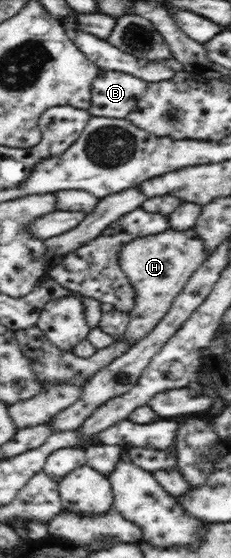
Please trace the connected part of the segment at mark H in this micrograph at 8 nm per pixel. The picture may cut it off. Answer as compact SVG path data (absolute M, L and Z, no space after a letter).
M194 226L187 230L167 229L159 234L136 238L121 246L117 259L130 285L135 289L135 310L129 312L130 322L121 338L126 340L129 348L141 342L157 326L157 322L161 322L173 300L181 294L193 272L205 262L209 254Z

